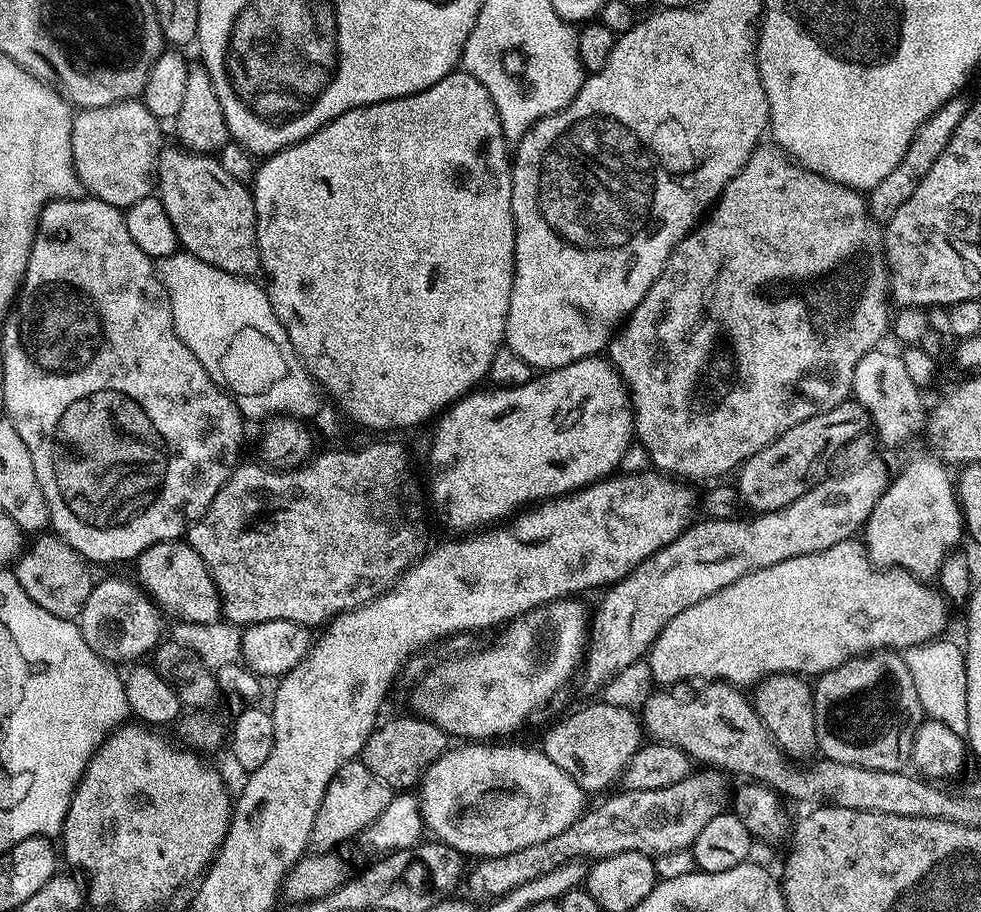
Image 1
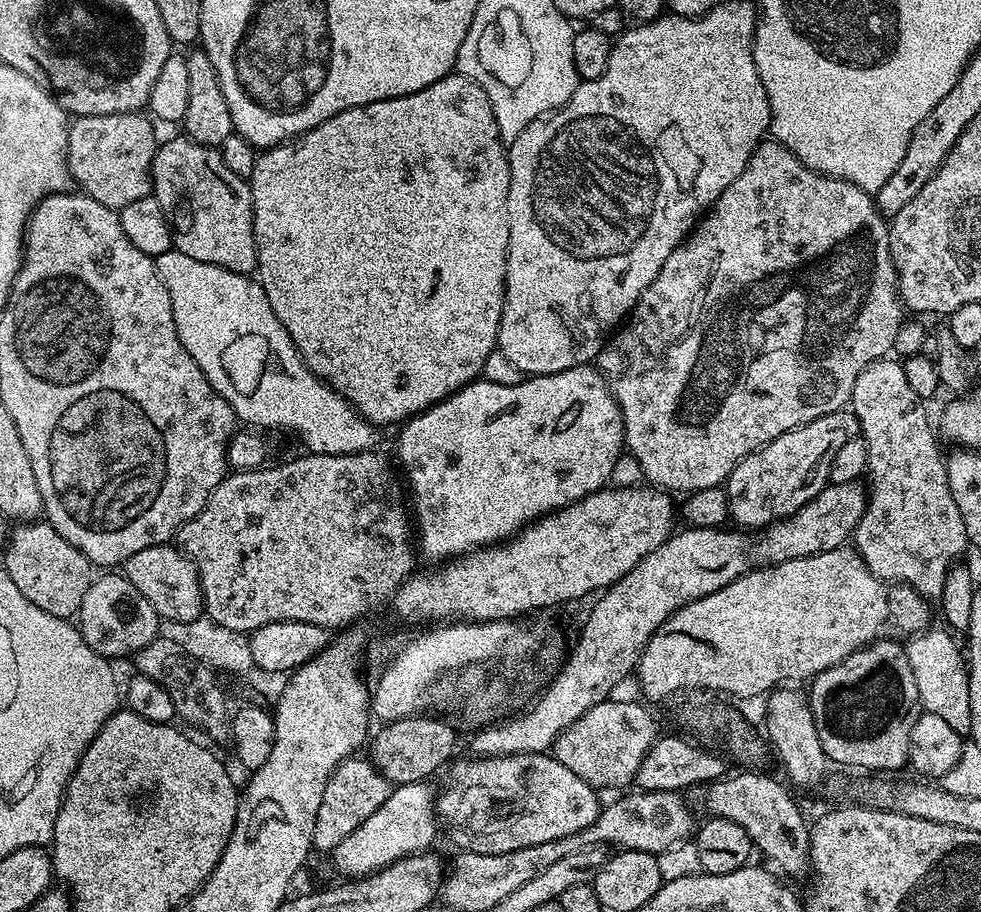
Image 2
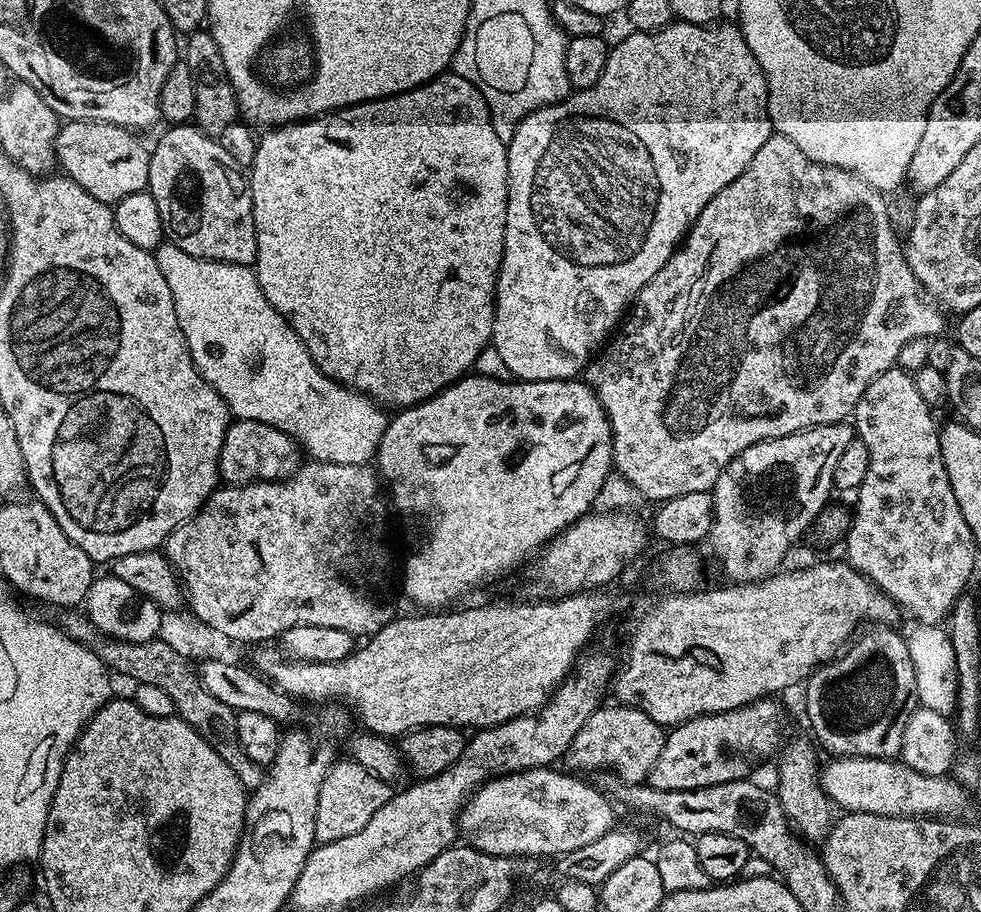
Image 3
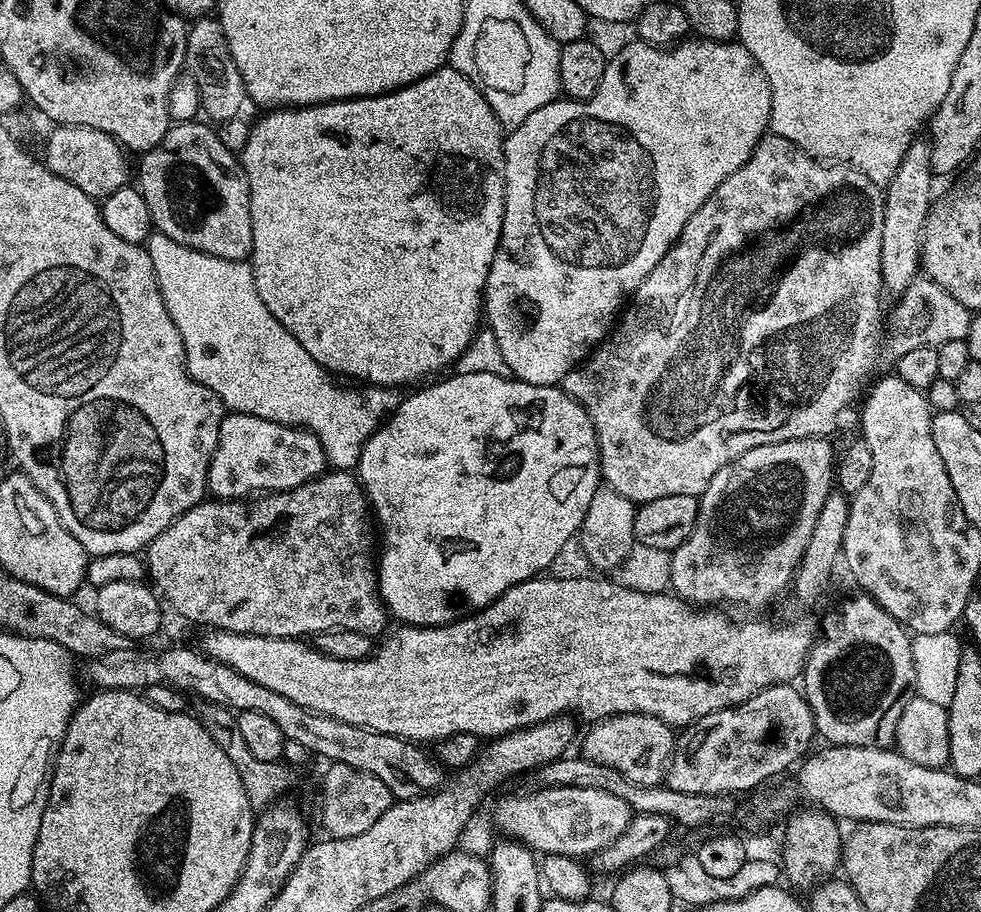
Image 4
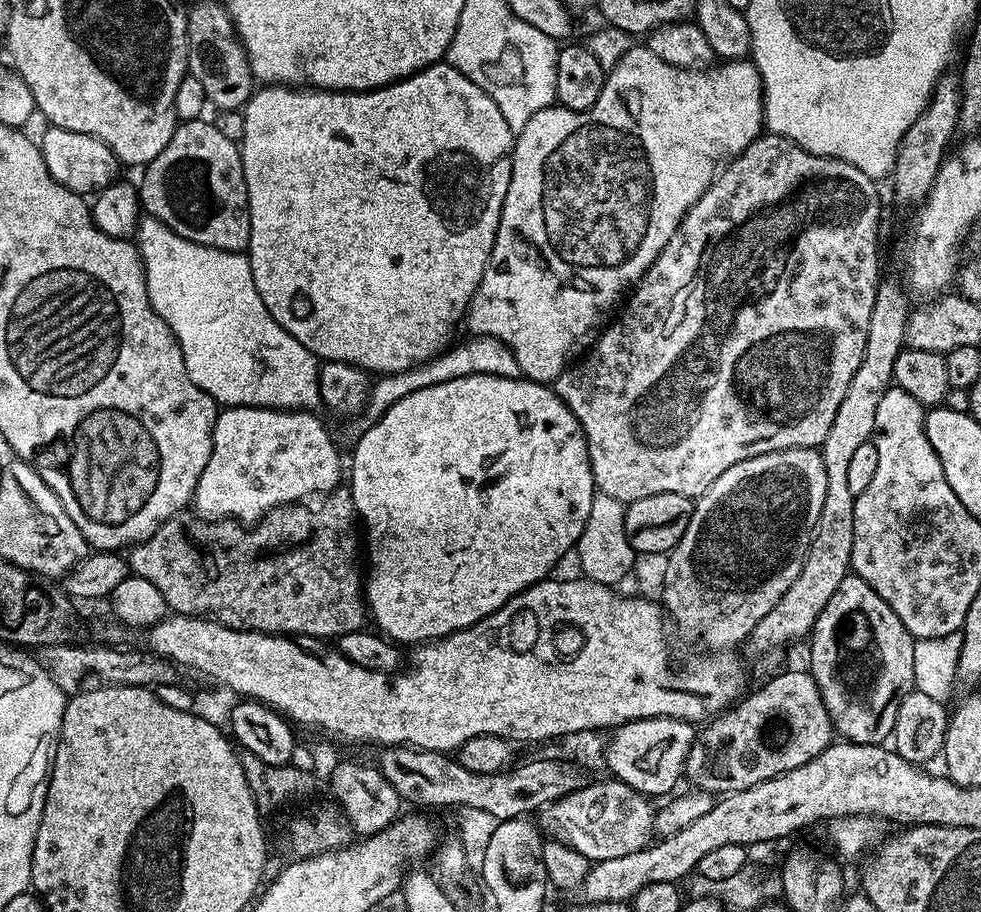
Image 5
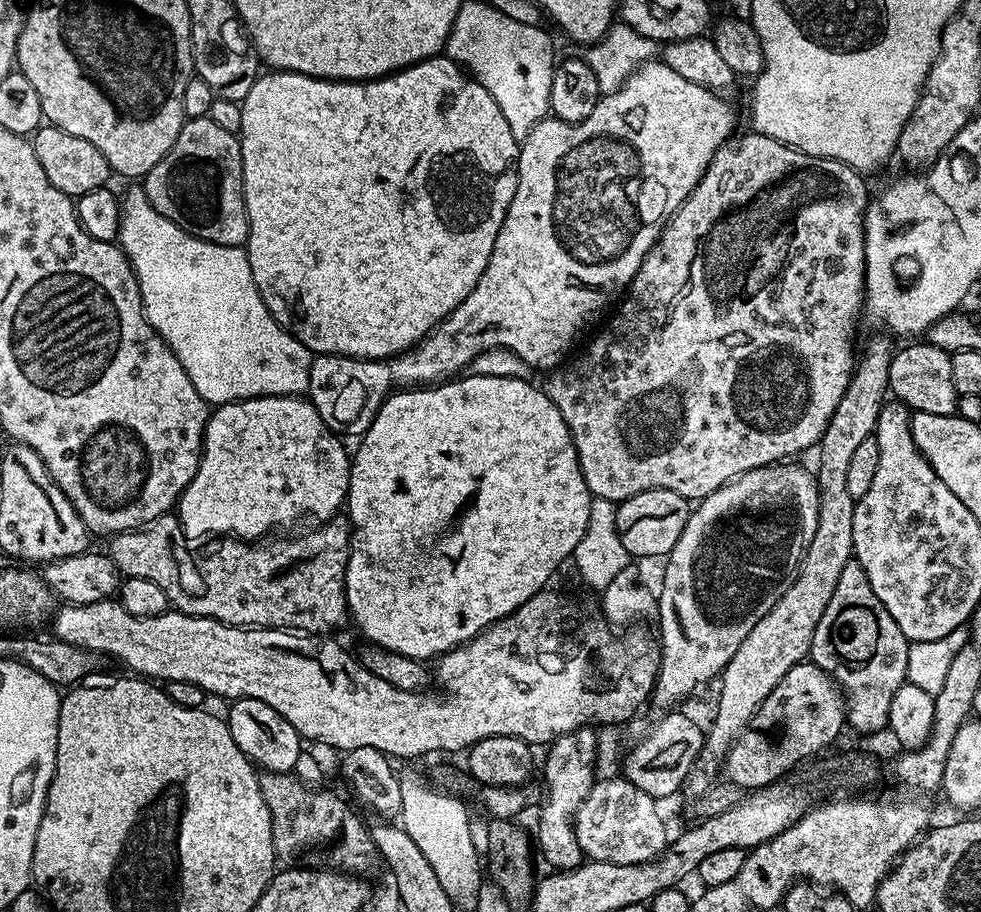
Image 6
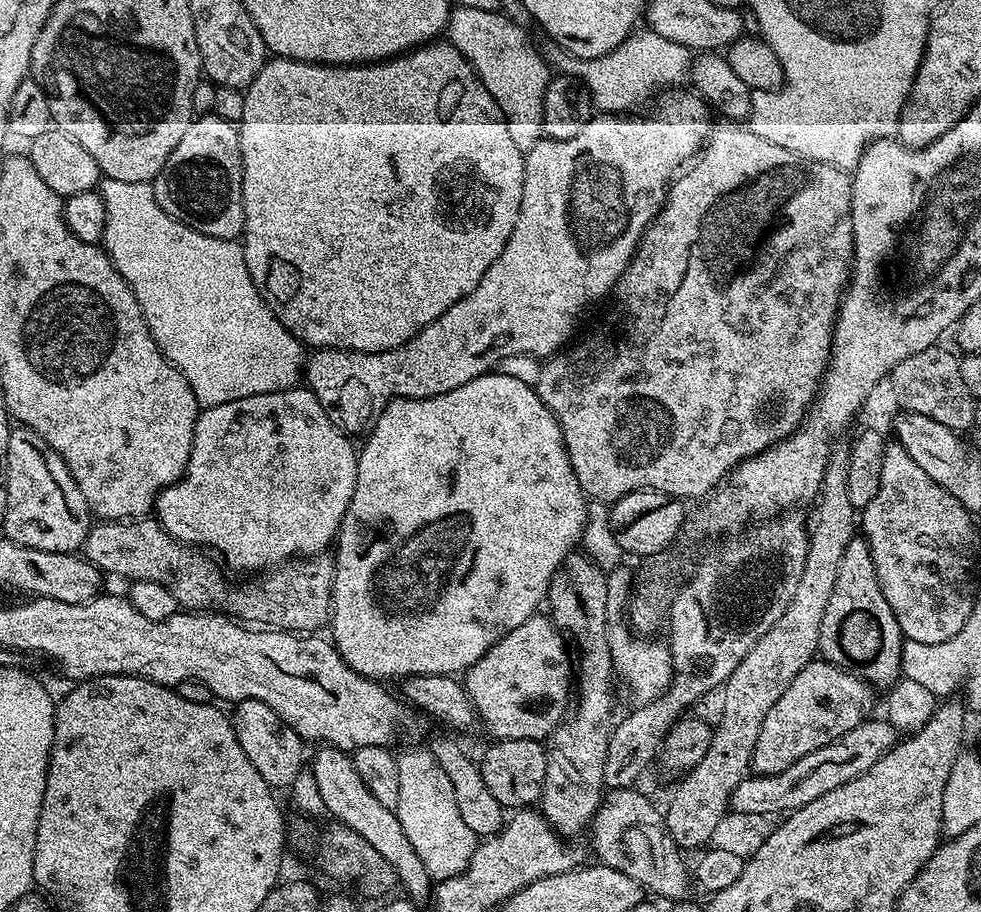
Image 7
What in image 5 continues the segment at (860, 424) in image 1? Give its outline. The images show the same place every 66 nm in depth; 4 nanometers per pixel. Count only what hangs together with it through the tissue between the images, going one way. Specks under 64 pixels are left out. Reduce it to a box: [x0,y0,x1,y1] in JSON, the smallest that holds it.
[662,448,826,650]

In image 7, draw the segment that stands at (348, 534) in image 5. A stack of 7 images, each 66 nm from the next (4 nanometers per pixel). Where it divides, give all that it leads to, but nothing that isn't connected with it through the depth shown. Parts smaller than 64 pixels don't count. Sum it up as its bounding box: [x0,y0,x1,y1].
[82,518,336,634]

